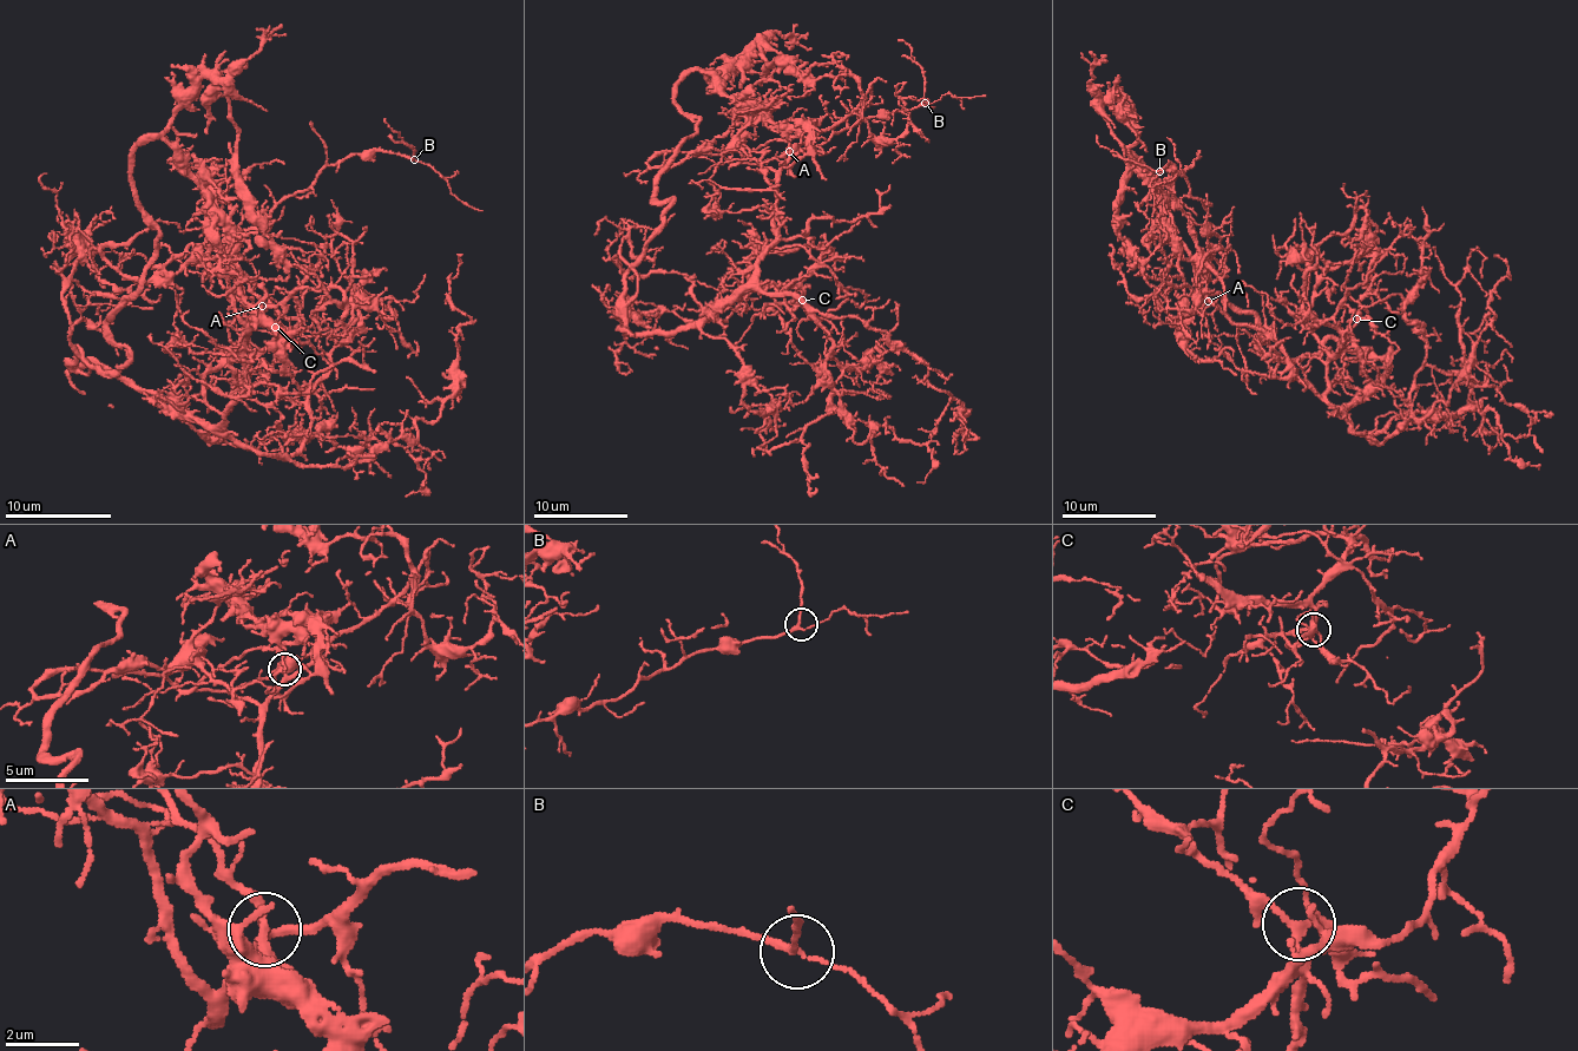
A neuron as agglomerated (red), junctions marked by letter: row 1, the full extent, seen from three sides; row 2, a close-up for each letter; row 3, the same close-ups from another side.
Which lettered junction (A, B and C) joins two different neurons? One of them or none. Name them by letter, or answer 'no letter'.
A

